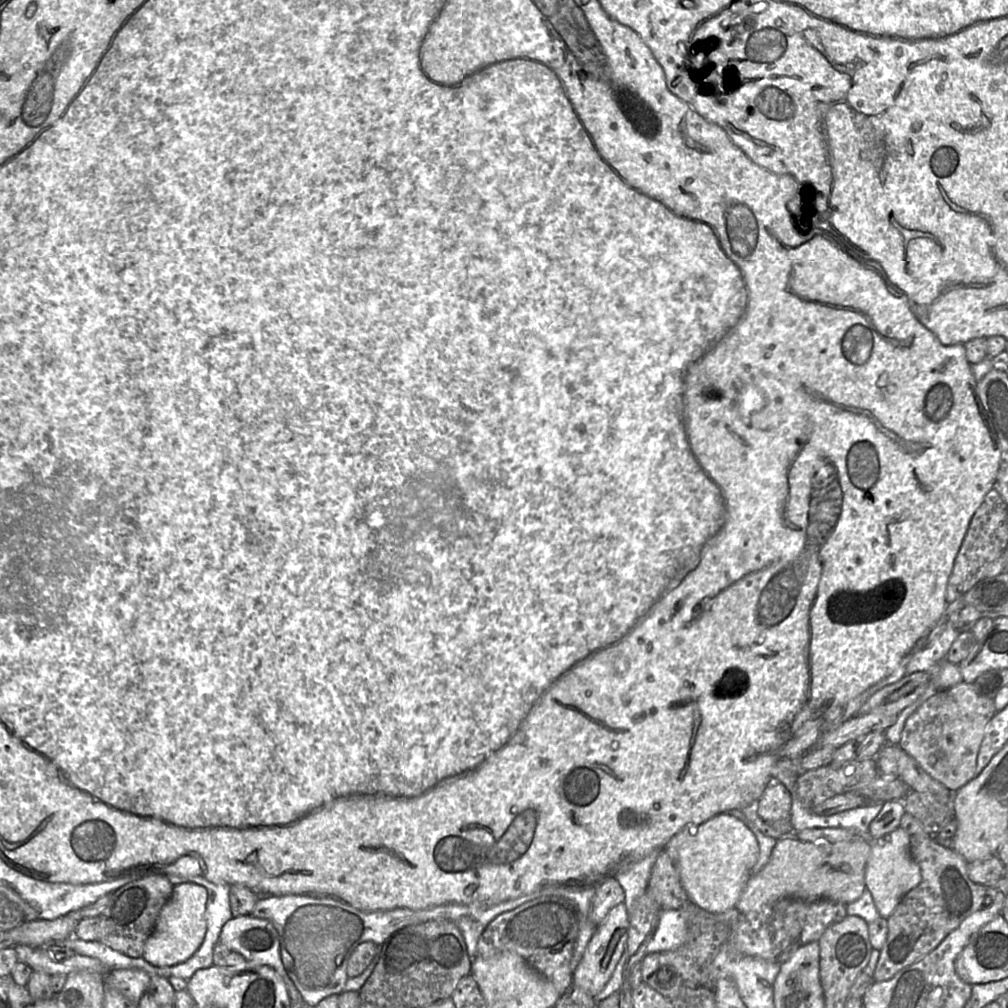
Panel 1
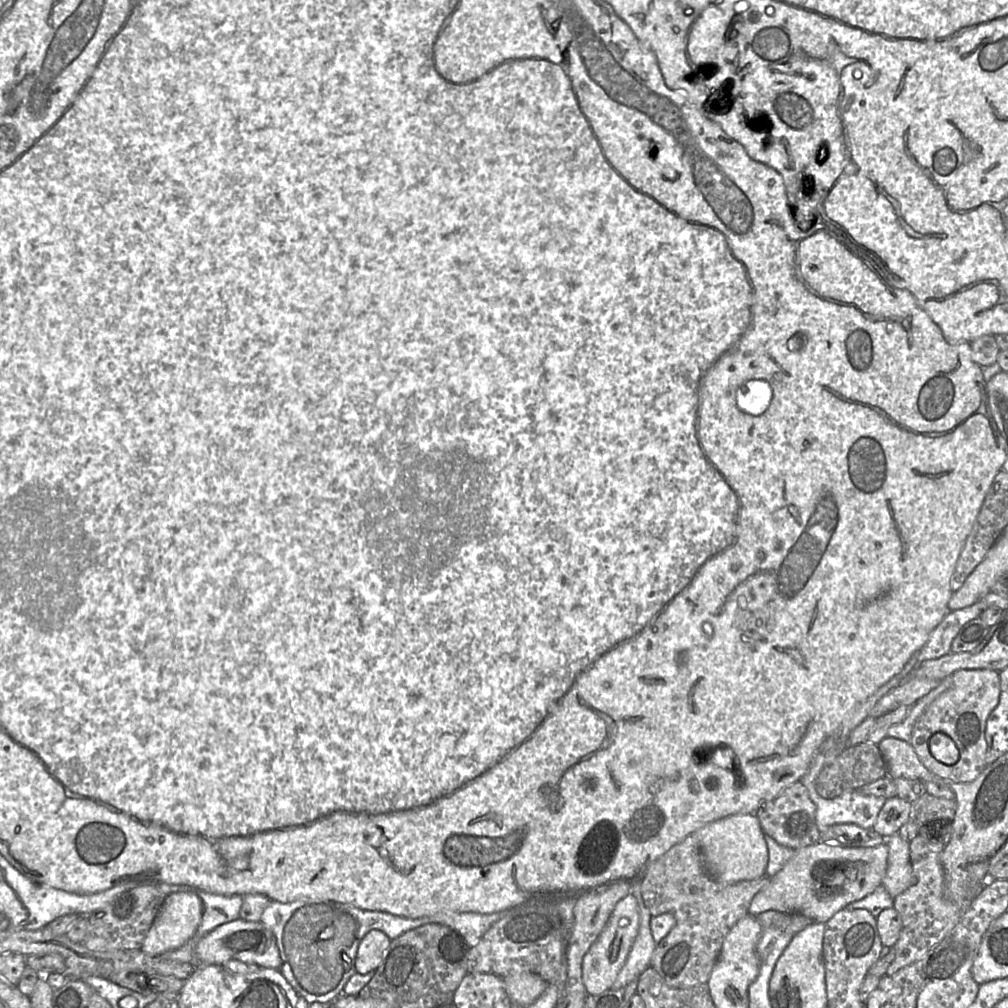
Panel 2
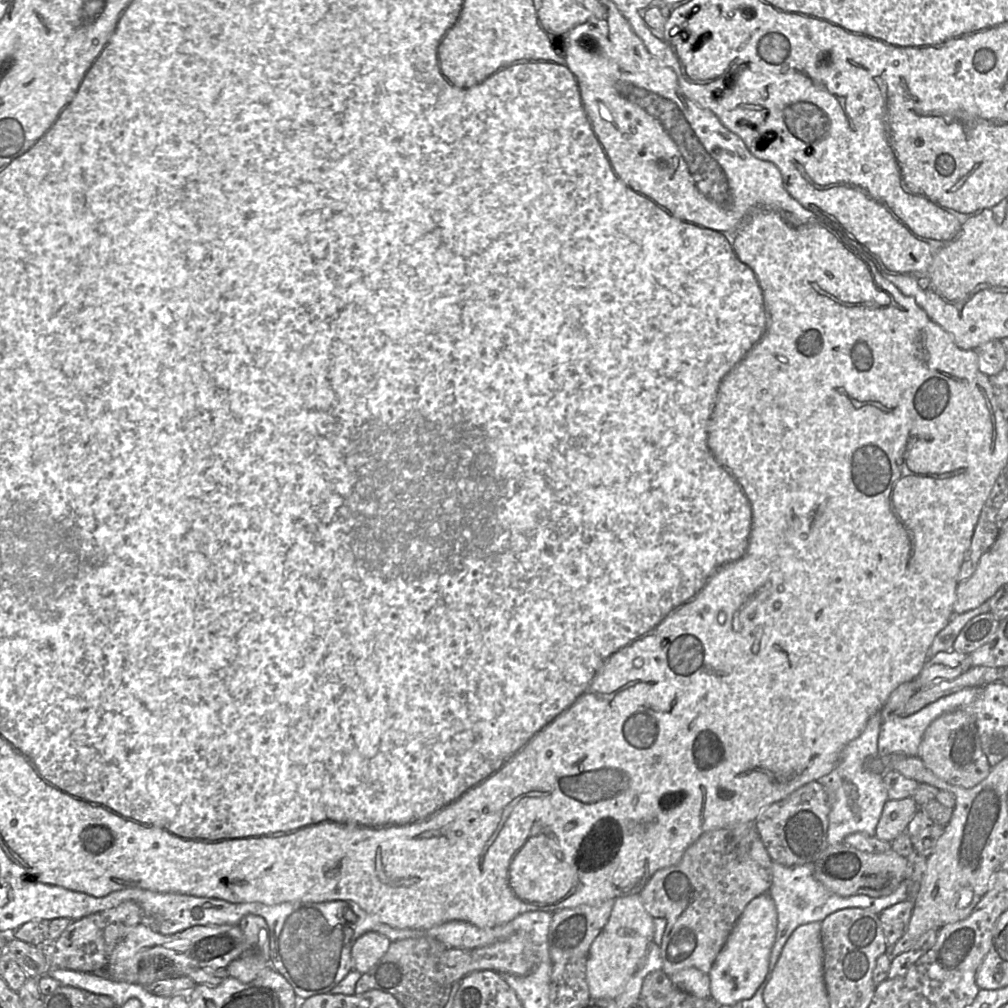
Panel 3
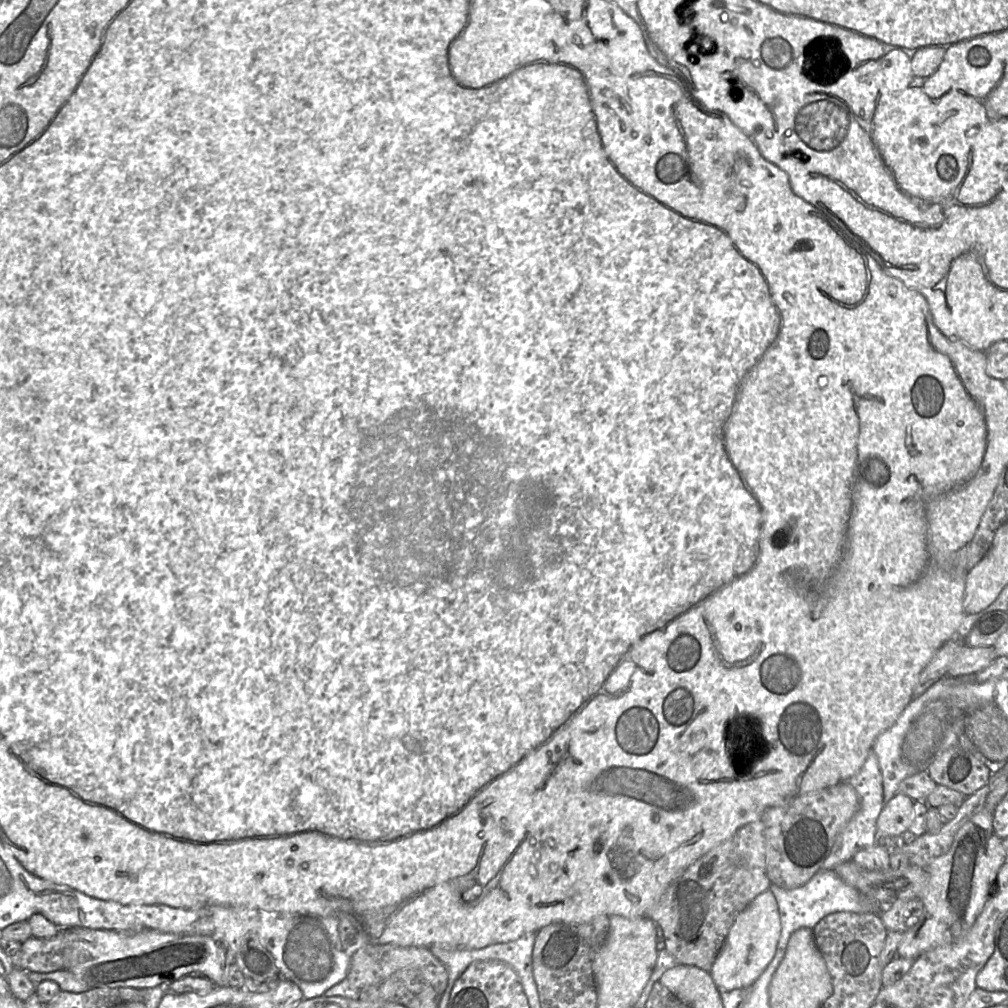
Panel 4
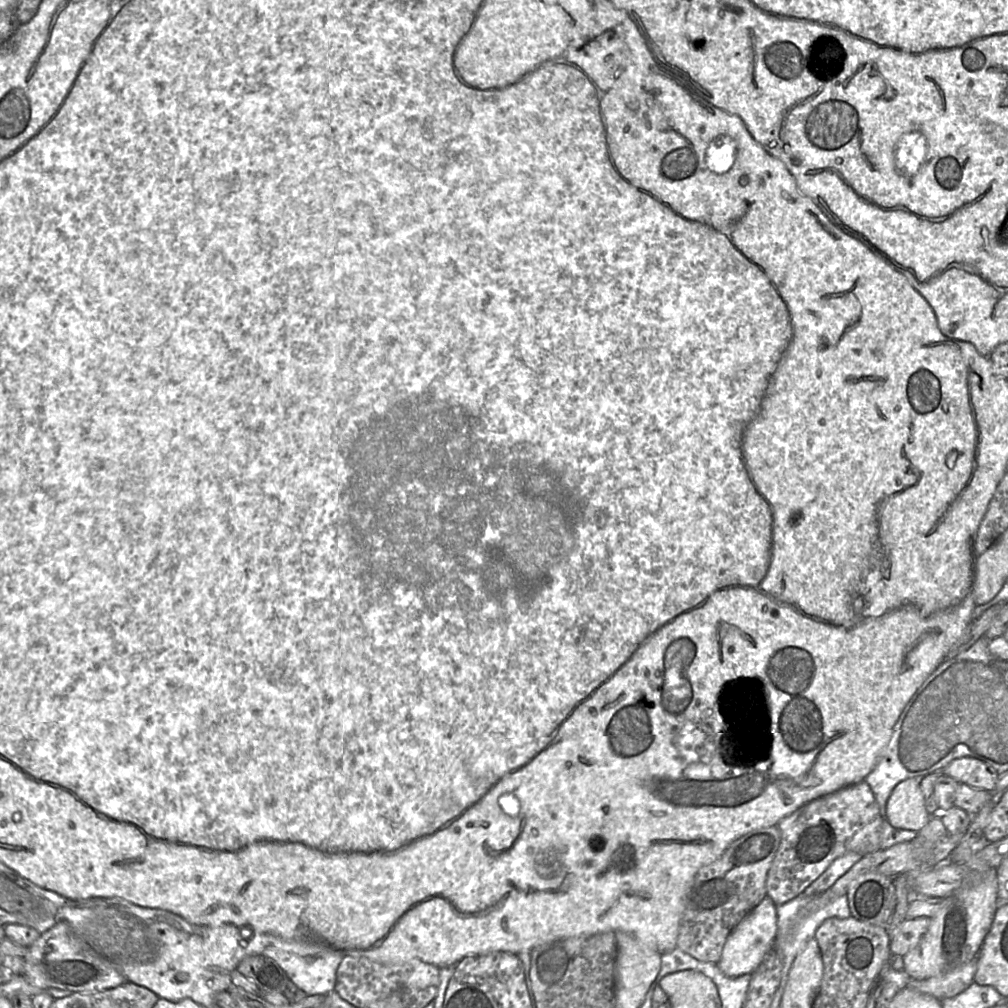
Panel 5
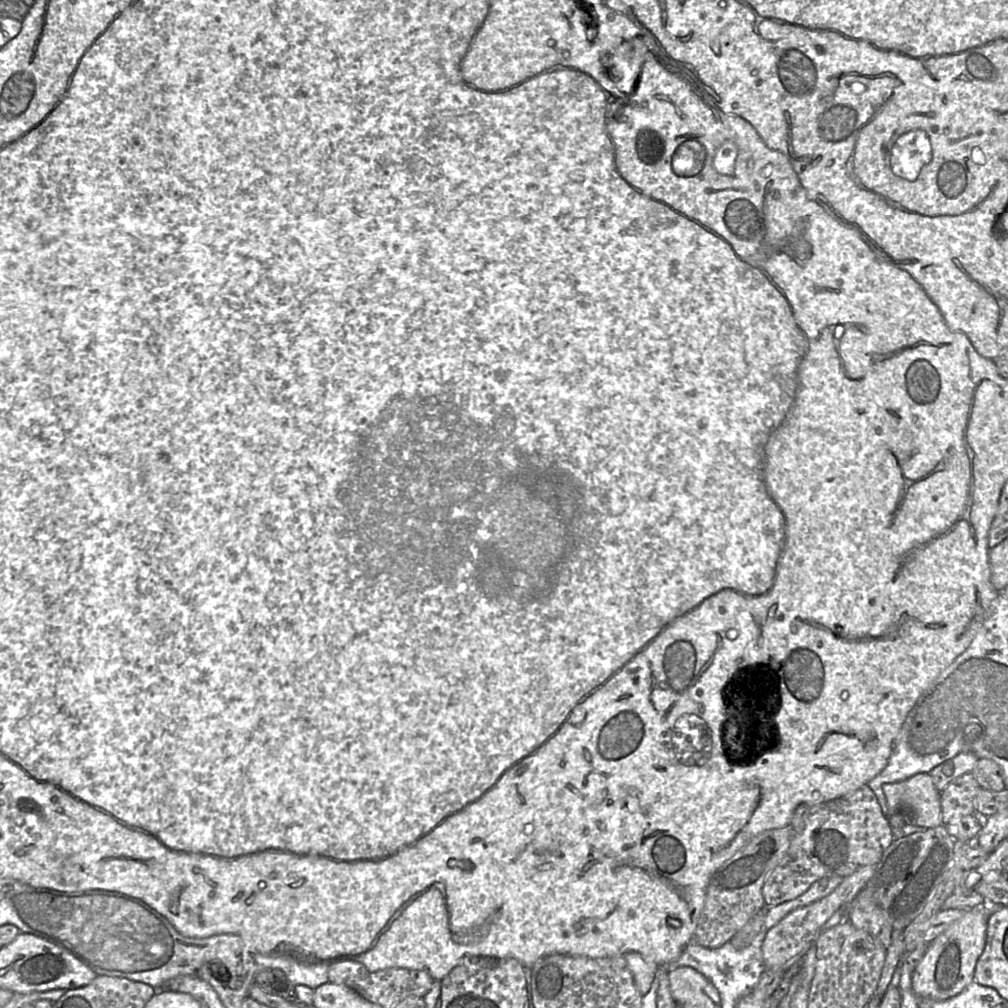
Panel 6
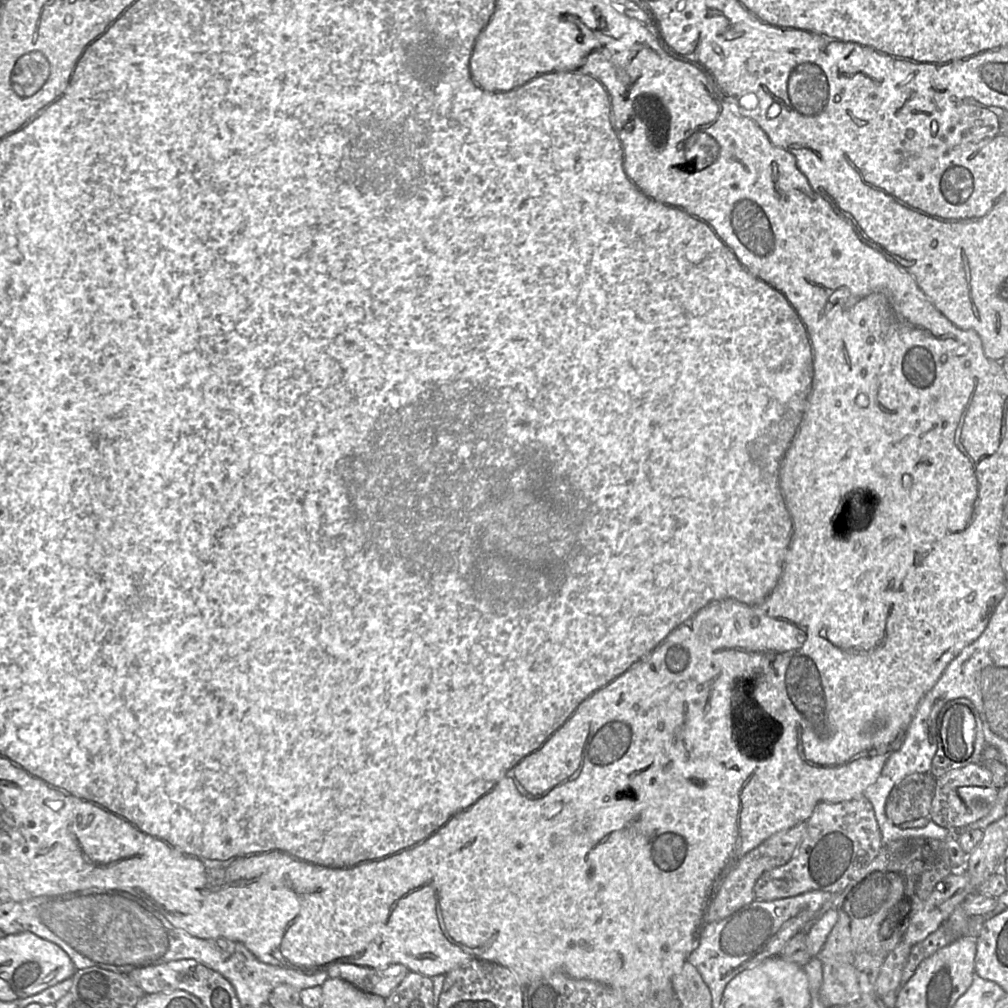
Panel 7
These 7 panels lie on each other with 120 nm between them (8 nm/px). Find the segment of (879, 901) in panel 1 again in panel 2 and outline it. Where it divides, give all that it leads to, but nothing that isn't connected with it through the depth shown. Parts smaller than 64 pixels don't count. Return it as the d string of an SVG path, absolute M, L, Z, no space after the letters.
M896 833L885 838L884 844L888 847L888 860L882 886L895 899L917 881L910 862L910 843Z

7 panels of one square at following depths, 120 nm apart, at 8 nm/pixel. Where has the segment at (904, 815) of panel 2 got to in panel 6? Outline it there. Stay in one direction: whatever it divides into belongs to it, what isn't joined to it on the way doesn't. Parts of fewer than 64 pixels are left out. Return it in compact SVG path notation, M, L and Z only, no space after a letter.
M929 773L883 785L888 815L906 811L912 825L934 828L942 824L940 792Z

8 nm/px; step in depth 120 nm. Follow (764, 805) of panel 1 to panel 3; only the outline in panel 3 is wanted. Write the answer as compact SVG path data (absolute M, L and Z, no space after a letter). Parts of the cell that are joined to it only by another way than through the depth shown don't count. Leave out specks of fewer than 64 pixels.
M813 781L766 807L754 825L774 863L787 867L804 865L814 863L828 846L830 810L830 800L824 787L818 781Z

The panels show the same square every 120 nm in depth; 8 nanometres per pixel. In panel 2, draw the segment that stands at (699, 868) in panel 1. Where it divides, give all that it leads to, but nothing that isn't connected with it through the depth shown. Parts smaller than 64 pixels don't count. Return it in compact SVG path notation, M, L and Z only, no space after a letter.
M735 814L710 822L695 831L708 873L718 881L733 884L766 875L768 849L764 831L755 814Z

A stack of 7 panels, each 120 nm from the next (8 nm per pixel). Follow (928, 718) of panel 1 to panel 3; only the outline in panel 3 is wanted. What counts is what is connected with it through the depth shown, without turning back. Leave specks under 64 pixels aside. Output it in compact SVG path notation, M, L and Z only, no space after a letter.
M963 709L945 713L931 722L923 734L918 756L934 775L963 788L976 786L991 770L981 748L974 716Z

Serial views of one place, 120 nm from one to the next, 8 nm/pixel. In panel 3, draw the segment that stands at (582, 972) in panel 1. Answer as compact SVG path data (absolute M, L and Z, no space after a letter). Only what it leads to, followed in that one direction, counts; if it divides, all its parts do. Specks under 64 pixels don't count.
M639 894L615 900L608 922L590 946L586 980L590 998L615 999L643 964L654 937L653 917L644 909Z

